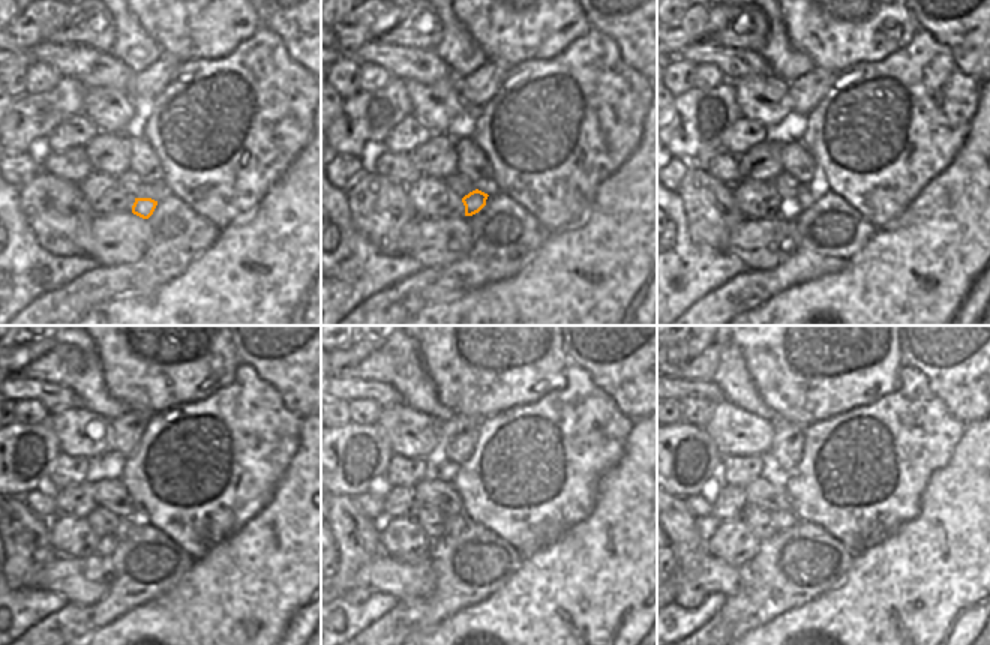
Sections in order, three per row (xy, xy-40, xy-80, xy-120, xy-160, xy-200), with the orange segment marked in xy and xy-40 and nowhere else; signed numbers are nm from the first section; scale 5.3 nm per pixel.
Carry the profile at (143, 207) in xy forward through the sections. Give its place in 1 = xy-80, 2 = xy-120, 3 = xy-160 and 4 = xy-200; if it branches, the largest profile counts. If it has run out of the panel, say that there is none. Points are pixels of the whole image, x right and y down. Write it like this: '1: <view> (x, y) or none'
1: xy-80 (807, 194)
2: xy-120 (126, 522)
3: xy-160 (453, 524)
4: xy-200 (782, 519)

